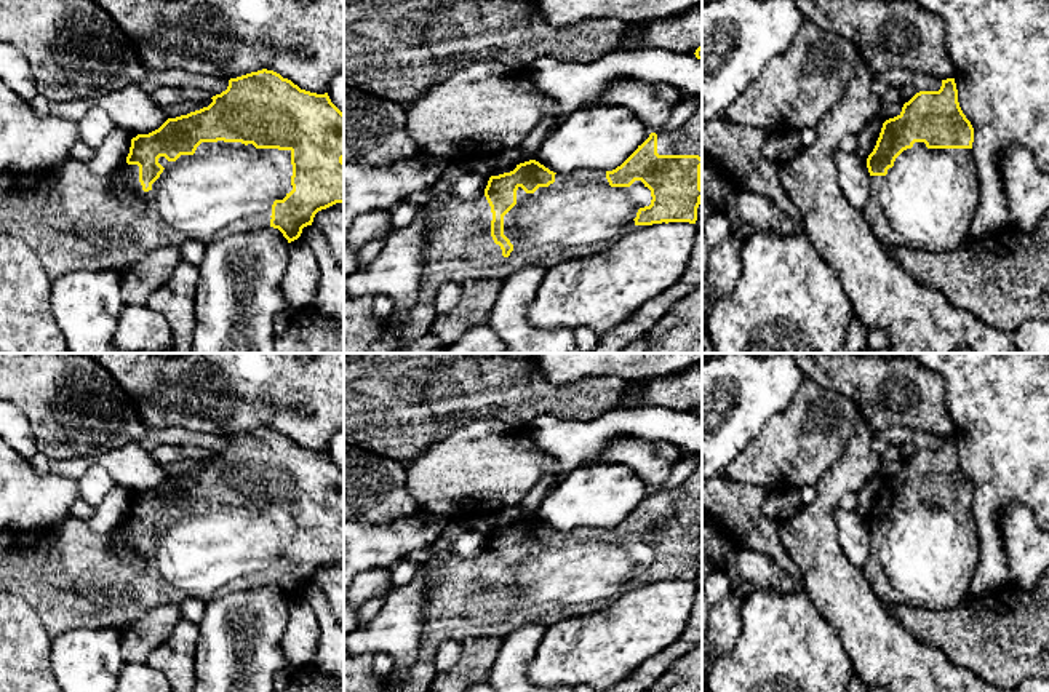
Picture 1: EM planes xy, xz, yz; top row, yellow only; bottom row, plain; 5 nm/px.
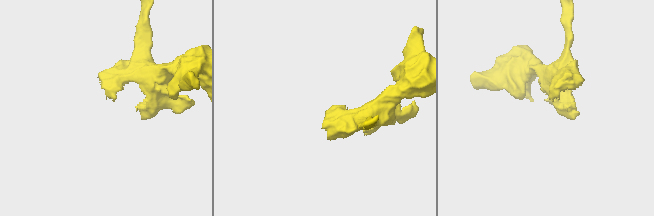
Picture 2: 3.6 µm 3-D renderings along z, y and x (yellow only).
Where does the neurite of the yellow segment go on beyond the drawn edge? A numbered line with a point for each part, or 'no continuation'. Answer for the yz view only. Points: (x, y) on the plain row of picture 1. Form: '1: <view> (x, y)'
1: yz (926, 558)

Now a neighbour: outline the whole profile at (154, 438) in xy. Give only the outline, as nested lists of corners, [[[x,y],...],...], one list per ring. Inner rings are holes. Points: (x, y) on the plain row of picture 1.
[[[152,428],[138,444],[150,454],[163,444],[198,446],[216,454],[227,447],[229,438],[187,432],[184,428]]]

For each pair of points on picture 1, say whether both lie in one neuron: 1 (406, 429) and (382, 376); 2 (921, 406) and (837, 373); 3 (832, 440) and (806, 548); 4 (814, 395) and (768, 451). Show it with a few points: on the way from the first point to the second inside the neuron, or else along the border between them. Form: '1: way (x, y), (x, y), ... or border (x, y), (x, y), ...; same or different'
1: way (400, 416), (395, 389); same
2: way (901, 393), (889, 392), (857, 376); same
3: border (848, 443), (843, 454), (813, 485); different
4: way (809, 409), (782, 437); same

